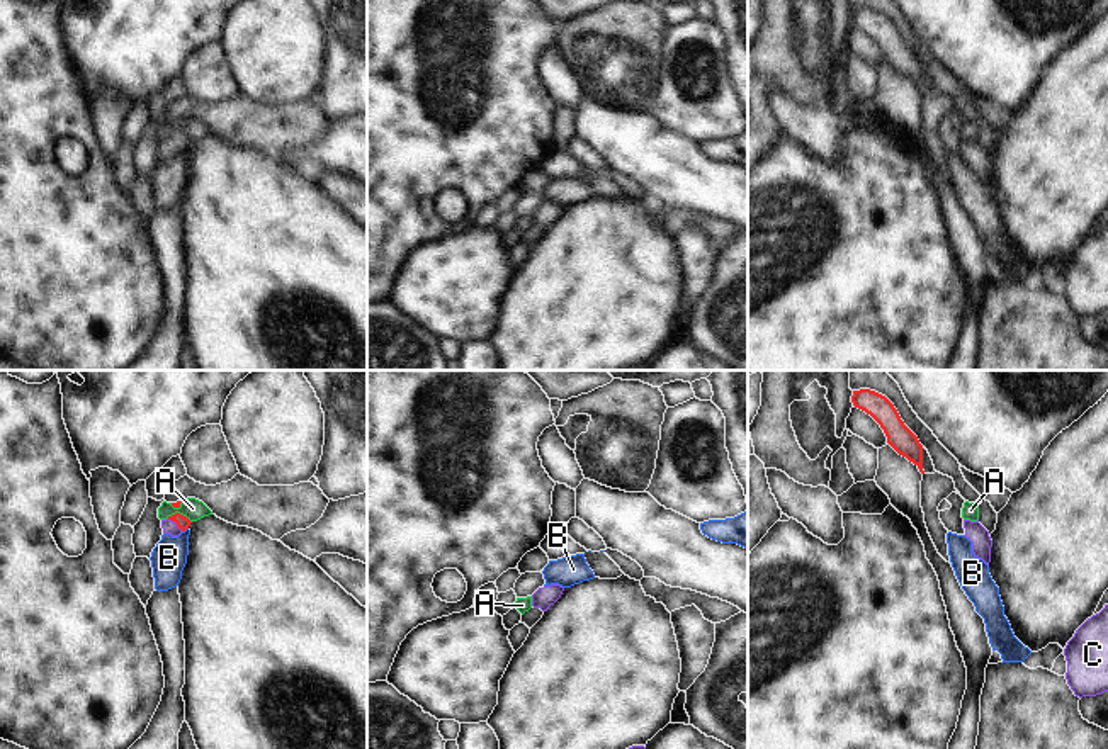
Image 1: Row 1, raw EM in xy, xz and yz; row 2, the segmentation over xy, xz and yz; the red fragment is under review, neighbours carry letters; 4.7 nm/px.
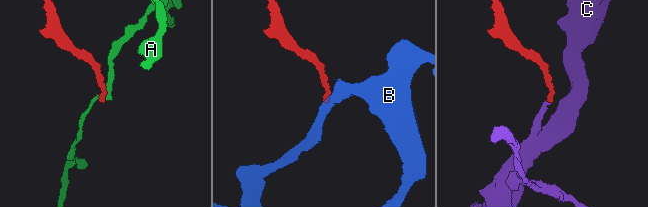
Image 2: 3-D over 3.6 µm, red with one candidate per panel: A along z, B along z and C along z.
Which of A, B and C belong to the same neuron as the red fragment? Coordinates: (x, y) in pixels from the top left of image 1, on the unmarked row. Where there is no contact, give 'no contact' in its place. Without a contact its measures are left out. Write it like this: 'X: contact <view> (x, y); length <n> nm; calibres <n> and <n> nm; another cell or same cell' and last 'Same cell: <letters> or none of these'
A: contact xy (179, 133); length 120 nm; calibres 70 and 100 nm; another cell
B: contact xy (184, 150); length 40 nm; calibres 70 and 170 nm; another cell
C: contact xy (175, 141); length 100 nm; calibres 70 and 70 nm; same cell
Same cell: C

